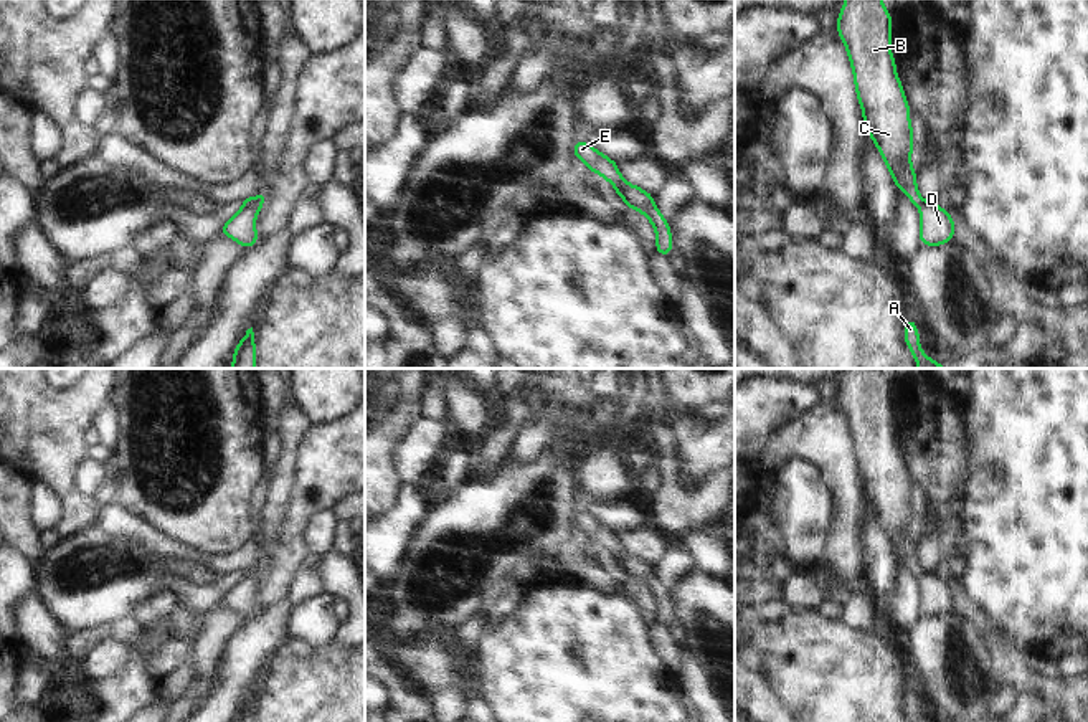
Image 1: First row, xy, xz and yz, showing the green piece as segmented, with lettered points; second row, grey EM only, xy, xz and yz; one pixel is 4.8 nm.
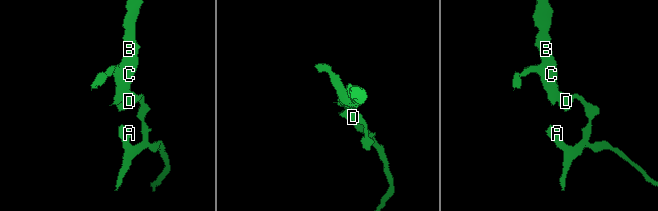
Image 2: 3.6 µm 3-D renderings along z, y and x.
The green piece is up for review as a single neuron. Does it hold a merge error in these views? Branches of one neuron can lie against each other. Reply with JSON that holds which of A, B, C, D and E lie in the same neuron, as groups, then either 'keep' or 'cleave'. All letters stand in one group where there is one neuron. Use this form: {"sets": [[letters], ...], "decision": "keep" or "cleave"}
{"sets": [["A", "D"], ["B", "C", "E"]], "decision": "cleave"}

